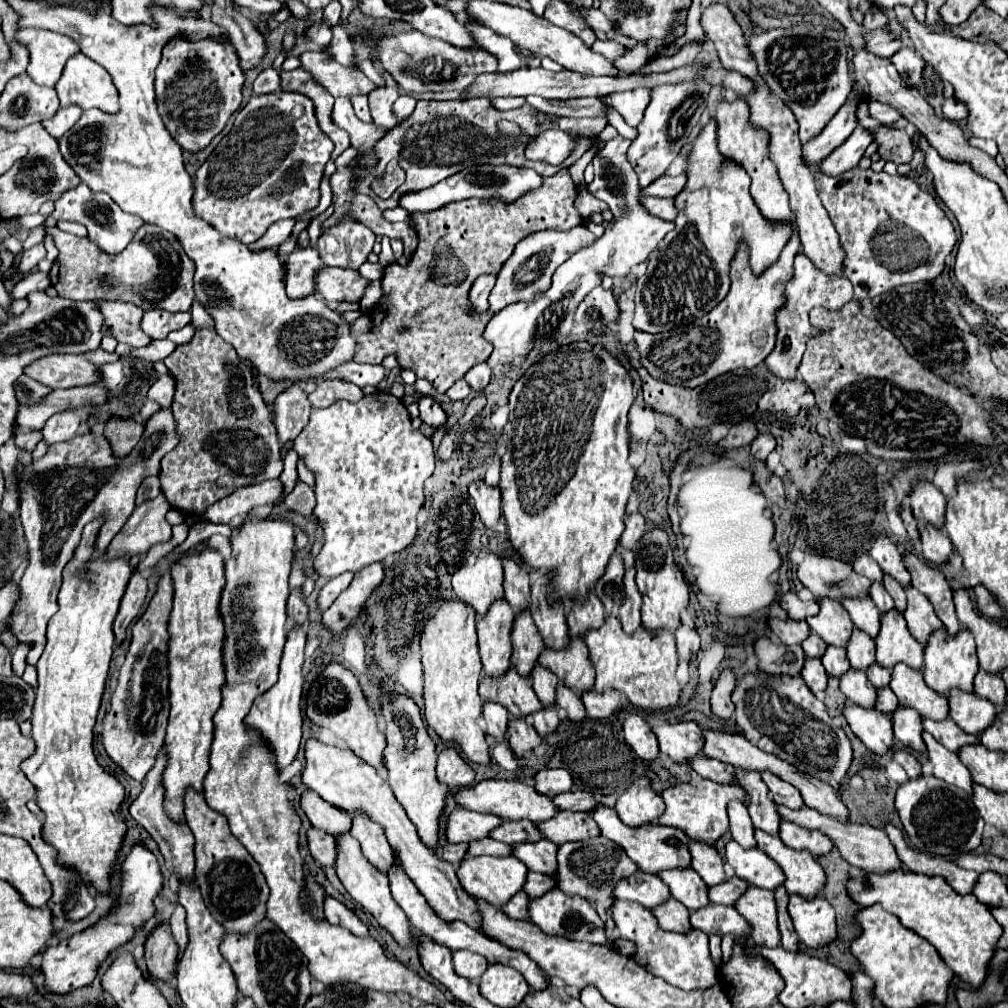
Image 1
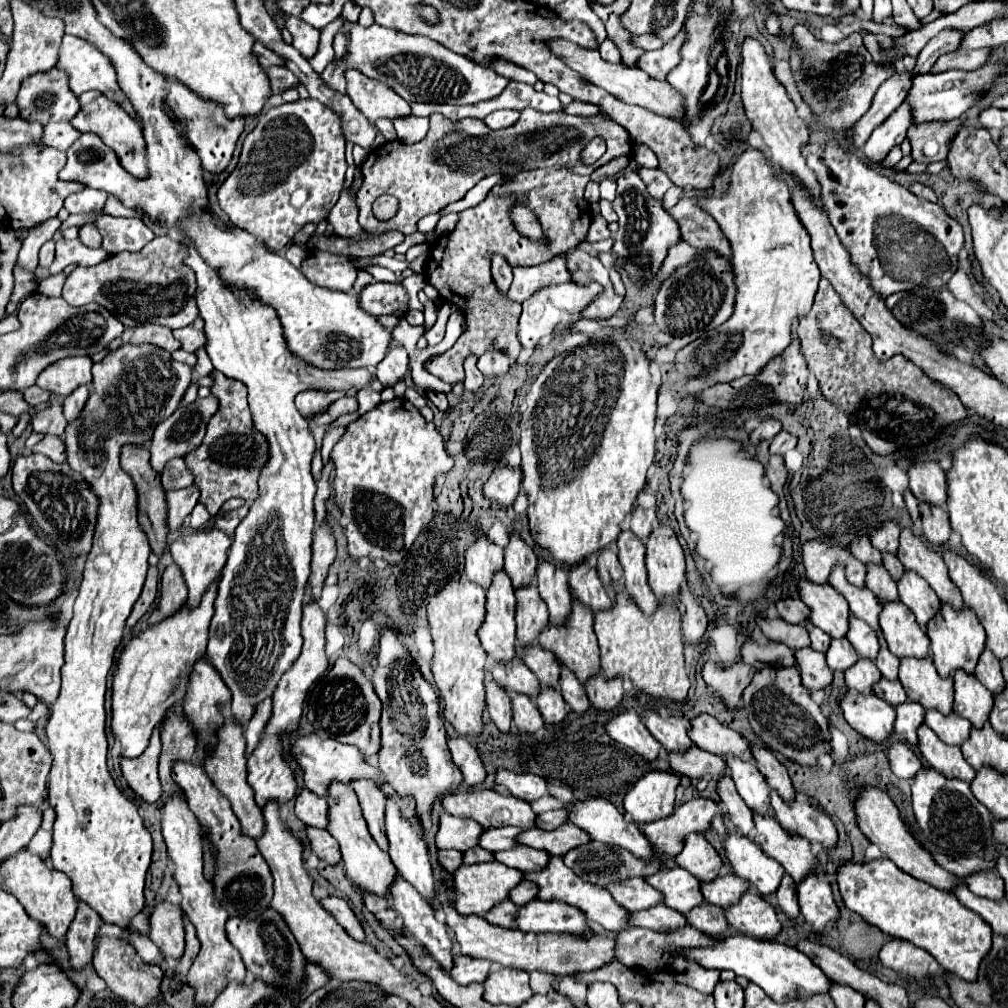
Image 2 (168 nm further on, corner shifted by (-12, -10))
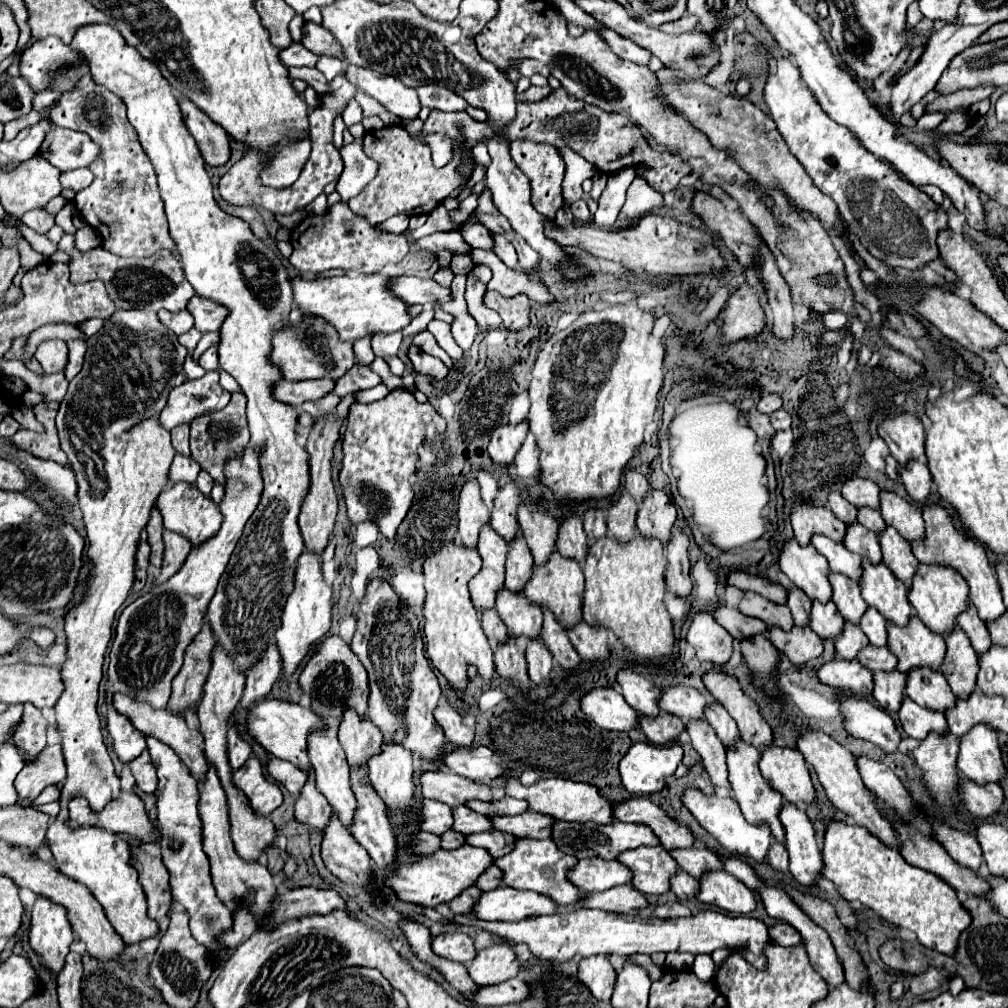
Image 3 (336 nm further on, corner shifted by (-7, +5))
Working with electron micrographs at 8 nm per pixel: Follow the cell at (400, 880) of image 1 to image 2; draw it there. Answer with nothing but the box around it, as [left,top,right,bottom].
[385,793,435,899]

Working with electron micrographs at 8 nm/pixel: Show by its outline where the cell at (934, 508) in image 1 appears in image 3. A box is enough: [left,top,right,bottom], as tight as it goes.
[878,414,926,464]

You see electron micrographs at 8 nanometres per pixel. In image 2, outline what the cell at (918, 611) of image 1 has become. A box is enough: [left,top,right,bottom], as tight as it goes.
[899,569,941,629]

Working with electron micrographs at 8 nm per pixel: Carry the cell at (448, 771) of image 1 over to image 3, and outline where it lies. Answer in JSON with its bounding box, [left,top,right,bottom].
[434,700,474,746]

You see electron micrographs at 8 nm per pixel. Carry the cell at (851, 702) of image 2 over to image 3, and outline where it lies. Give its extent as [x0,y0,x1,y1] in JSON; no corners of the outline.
[818,658,874,696]

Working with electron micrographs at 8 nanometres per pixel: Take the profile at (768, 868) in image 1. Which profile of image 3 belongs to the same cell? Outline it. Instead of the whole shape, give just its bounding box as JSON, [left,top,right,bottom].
[682,790,772,862]

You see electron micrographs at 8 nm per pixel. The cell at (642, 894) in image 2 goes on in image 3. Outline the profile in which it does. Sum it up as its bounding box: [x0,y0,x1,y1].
[568,860,632,892]

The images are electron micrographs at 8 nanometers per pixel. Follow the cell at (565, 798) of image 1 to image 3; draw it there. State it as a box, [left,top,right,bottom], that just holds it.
[472,798,528,816]

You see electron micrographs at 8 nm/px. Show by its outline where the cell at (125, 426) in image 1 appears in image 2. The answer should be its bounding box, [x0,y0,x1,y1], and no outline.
[121,445,167,557]

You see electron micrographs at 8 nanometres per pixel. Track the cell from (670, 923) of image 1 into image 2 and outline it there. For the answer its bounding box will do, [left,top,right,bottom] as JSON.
[629,903,687,931]

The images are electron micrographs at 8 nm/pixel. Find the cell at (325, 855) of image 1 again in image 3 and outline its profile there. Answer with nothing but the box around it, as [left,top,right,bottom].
[294,772,332,830]

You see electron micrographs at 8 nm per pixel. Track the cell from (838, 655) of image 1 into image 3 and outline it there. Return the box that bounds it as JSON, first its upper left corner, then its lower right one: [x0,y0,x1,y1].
[810,602,844,638]

